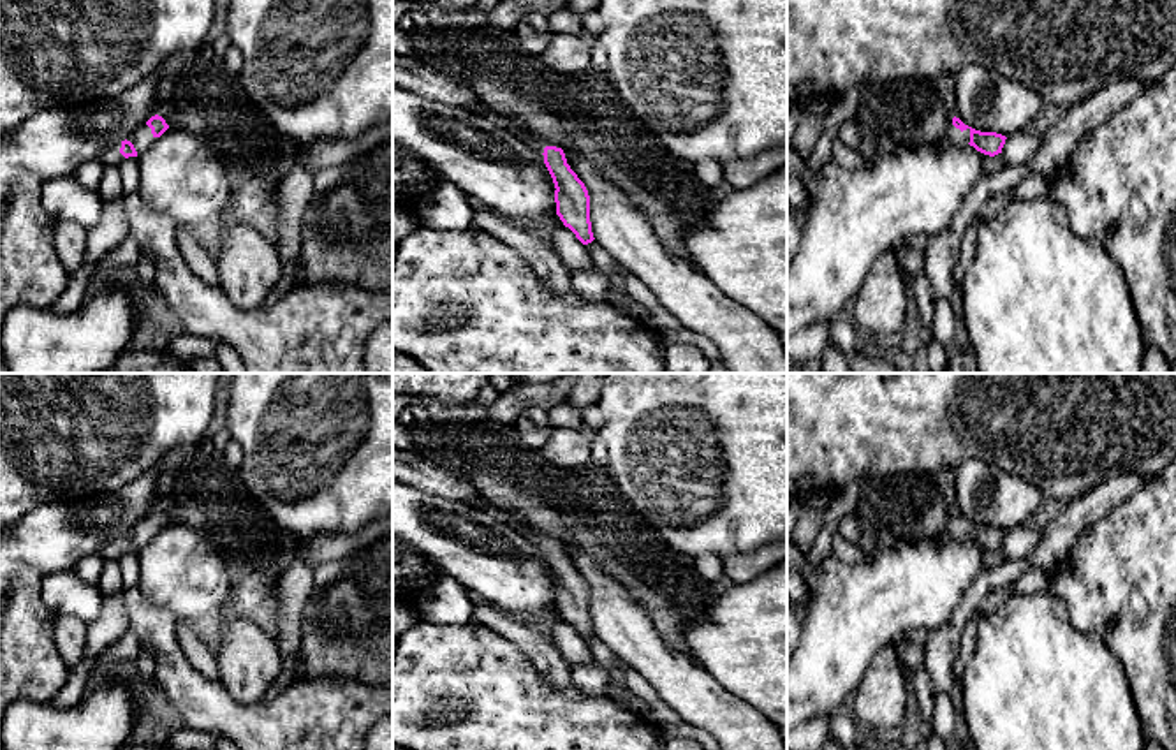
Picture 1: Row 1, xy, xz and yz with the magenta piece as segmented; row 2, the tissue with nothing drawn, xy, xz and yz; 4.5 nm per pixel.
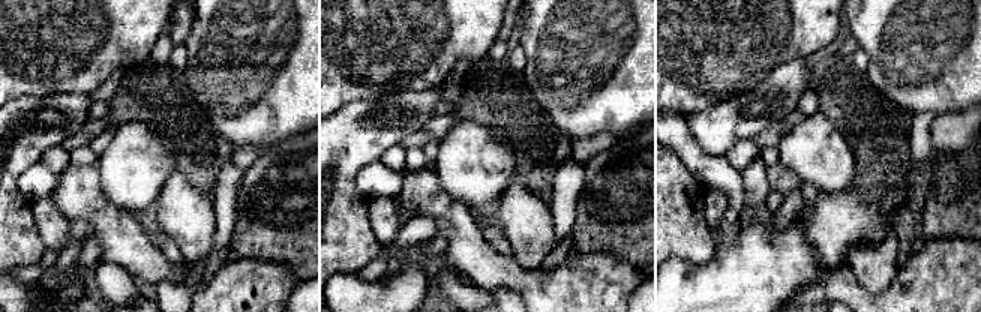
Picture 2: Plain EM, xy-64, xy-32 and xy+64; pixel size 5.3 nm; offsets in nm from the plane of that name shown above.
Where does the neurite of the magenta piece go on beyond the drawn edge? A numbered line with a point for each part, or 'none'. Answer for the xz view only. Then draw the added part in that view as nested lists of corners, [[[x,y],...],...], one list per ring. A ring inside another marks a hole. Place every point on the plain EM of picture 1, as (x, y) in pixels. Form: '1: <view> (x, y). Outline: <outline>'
1: xz (536, 537). Outline: [[[509,512],[509,514],[514,516],[518,521],[523,523],[521,533],[525,535],[525,539],[526,539],[528,542],[532,542],[532,544],[537,548],[537,551],[539,551],[540,556],[544,556],[544,549],[542,549],[542,548],[544,548],[544,542],[546,542],[546,540],[556,540],[556,542],[560,542],[558,539],[553,539],[553,537],[549,537],[549,535],[546,535],[546,533],[532,528],[528,523],[525,523],[525,521],[523,521],[521,518],[518,518],[516,514],[512,514],[512,512]]]

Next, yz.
1: yz (955, 530). Outline: [[[951,516],[949,521],[947,521],[945,535],[954,539],[954,540],[967,540],[970,537],[970,523],[961,526]]]

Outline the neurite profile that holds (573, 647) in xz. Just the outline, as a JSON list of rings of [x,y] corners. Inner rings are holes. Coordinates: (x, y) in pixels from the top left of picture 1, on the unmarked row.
[[[558,609],[551,611],[546,616],[546,621],[549,623],[553,643],[570,667],[593,660],[586,639],[583,639],[576,629],[563,620]]]

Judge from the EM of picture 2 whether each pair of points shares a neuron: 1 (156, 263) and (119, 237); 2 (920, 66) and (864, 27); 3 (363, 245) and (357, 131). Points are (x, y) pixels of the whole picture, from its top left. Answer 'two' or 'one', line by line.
1: one
2: one
3: one

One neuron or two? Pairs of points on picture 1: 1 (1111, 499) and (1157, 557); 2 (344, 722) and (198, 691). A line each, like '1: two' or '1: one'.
1: two
2: one

